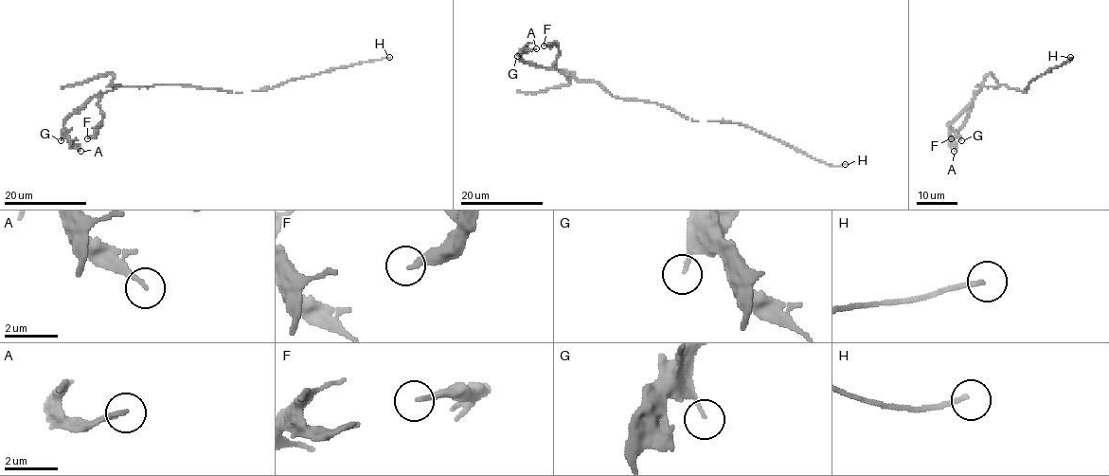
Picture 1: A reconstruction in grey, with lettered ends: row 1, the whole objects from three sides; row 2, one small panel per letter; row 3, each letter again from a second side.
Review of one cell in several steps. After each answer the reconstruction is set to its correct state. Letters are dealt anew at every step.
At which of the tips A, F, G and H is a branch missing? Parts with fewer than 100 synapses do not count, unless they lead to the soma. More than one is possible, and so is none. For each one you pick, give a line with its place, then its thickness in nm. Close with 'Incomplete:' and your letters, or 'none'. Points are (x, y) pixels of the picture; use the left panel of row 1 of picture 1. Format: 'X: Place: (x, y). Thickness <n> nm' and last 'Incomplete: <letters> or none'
H: Place: (389, 57). Thickness 150 nm
Incomplete: H

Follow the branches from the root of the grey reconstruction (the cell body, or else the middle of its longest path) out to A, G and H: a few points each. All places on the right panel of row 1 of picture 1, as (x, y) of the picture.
A: (1011, 89), (1003, 83), (983, 87), (974, 93), (974, 104), (956, 137), (954, 151)
G: (1011, 89), (1003, 83), (983, 87), (974, 93), (974, 104), (959, 131), (961, 140)
H: (1011, 89), (1026, 92), (1033, 79), (1071, 60), (1070, 57)

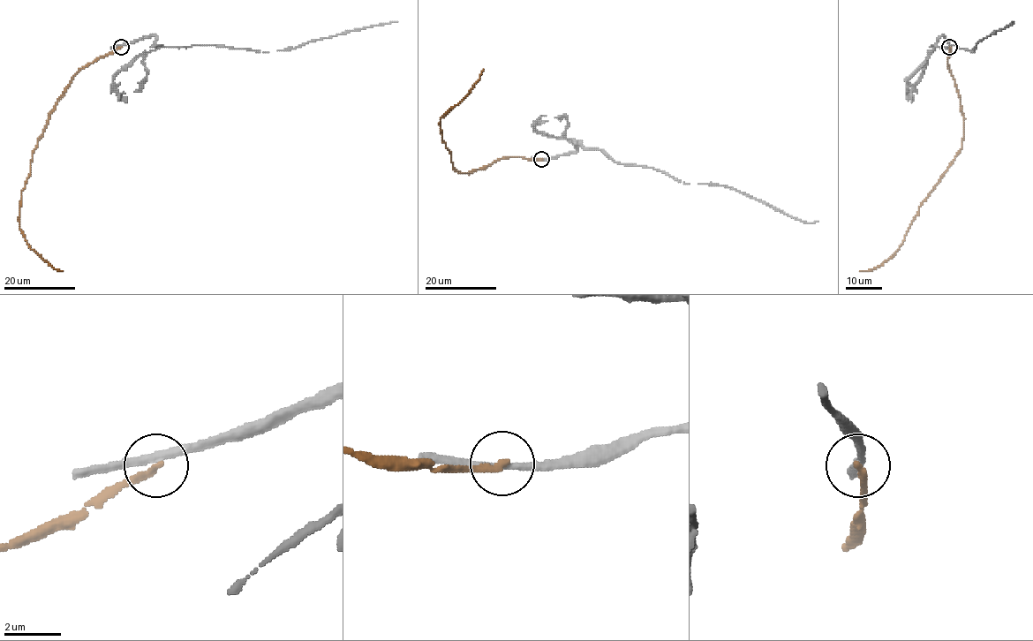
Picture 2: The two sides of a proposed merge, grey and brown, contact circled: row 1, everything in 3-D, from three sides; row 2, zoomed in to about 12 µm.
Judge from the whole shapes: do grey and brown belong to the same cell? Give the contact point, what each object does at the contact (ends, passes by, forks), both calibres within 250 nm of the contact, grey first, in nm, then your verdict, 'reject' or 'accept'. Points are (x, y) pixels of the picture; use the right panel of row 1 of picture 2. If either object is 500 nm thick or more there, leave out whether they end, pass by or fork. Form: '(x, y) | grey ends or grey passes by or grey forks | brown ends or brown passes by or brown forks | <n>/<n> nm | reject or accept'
(949, 47) | grey passes by | brown ends | 260/240 nm | reject

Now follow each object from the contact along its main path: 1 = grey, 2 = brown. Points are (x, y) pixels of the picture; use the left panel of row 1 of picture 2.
1: (121, 46), (153, 36), (155, 45), (165, 47), (212, 44), (264, 51), (293, 49), (397, 21)
2: (121, 46), (87, 64), (73, 77), (38, 140), (21, 192), (18, 222), (27, 245), (63, 271)

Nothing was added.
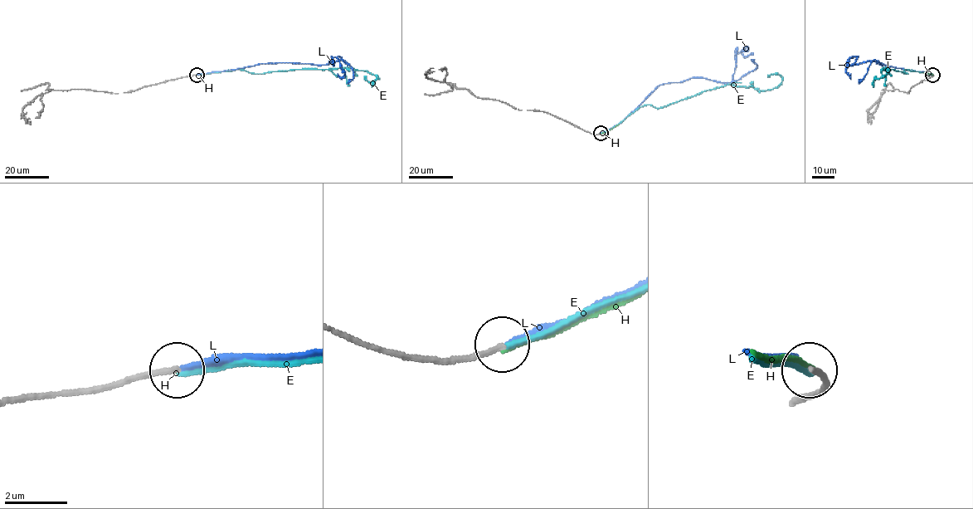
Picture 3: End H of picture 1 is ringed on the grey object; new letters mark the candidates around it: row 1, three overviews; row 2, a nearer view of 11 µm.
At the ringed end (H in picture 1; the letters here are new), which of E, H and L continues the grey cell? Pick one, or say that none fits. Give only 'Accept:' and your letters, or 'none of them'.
Accept: L

